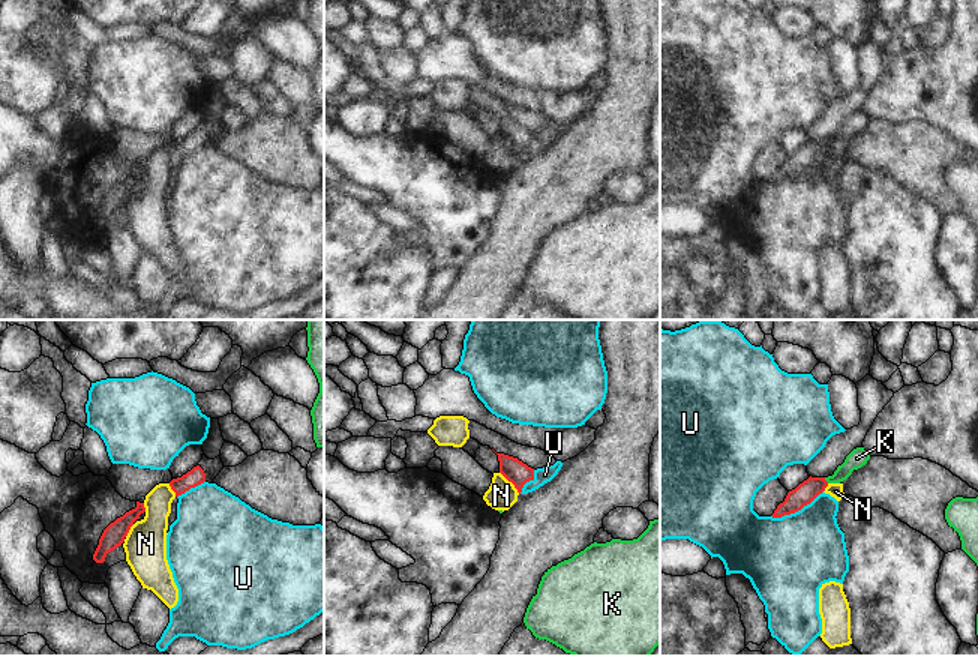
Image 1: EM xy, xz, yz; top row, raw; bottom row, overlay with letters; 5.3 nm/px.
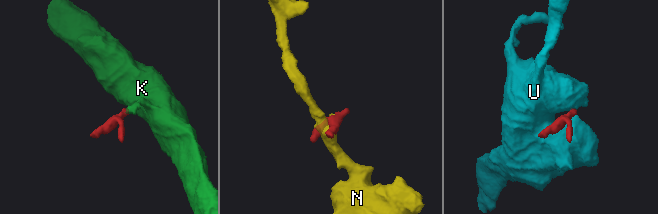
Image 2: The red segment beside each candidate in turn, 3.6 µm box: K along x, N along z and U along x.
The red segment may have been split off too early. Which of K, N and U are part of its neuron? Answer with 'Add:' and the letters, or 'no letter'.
Add: no letter

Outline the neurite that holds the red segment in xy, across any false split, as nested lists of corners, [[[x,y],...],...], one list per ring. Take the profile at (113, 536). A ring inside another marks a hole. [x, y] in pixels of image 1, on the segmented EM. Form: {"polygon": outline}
{"polygon": [[[136,501],[136,507],[111,522],[102,533],[99,545],[93,554],[96,563],[104,563],[108,552],[124,542],[130,527],[146,512],[144,503]]]}

